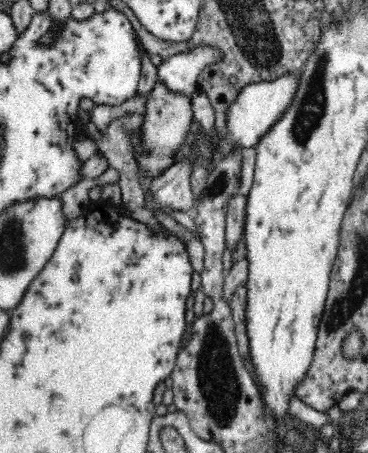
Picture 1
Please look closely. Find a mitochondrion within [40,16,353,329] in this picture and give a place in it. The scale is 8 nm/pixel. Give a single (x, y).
(311, 112)

